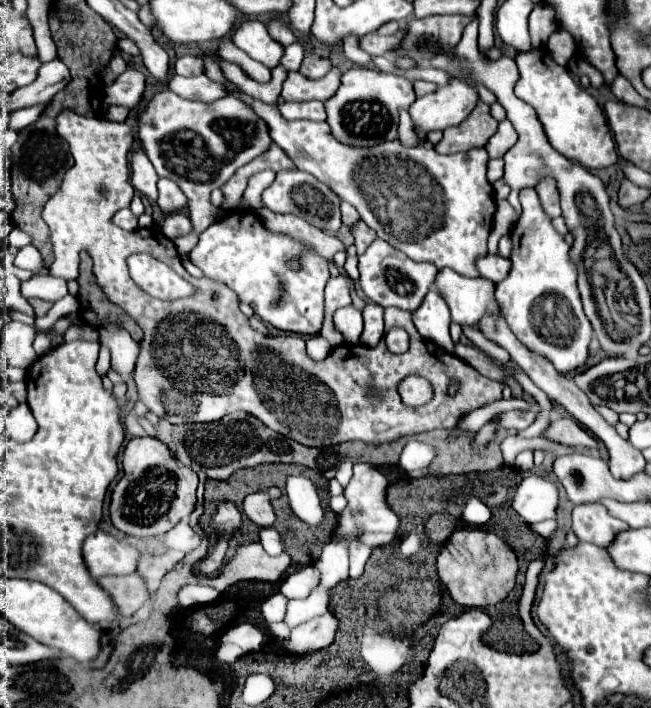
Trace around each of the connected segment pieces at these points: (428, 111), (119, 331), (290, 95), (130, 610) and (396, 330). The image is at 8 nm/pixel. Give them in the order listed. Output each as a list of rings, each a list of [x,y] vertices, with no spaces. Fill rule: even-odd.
[[[452,80],[448,86],[438,88],[434,94],[412,102],[408,112],[414,122],[414,132],[420,138],[426,138],[434,130],[456,126],[472,112],[476,102],[478,94],[474,88],[462,80]]]
[[[106,324],[106,328],[100,328],[100,344],[112,354],[112,370],[120,376],[130,376],[140,352],[140,346],[130,338],[130,334],[124,328]]]
[[[332,68],[324,78],[312,80],[306,78],[300,72],[288,72],[288,78],[284,80],[282,98],[292,102],[304,102],[304,100],[328,100],[332,94],[336,94],[340,84],[340,72]]]
[[[138,574],[104,576],[98,580],[98,584],[110,594],[120,616],[134,614],[150,596],[146,582]]]
[[[393,327],[385,335],[385,343],[392,352],[406,352],[409,348],[410,338],[408,333],[400,327]]]

